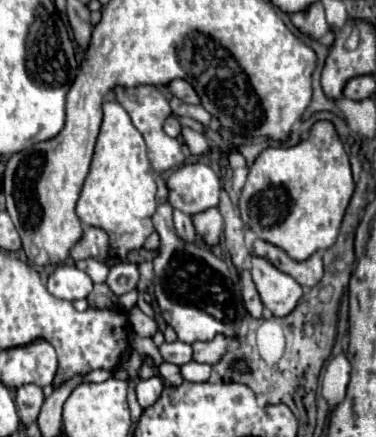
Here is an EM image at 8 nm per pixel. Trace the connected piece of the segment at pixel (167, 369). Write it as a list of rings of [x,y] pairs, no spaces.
[[[160,363],[160,367],[158,367],[158,373],[160,373],[160,377],[168,383],[168,385],[180,385],[184,379],[182,379],[182,373],[180,373],[180,367],[178,365],[174,365],[174,363]]]

